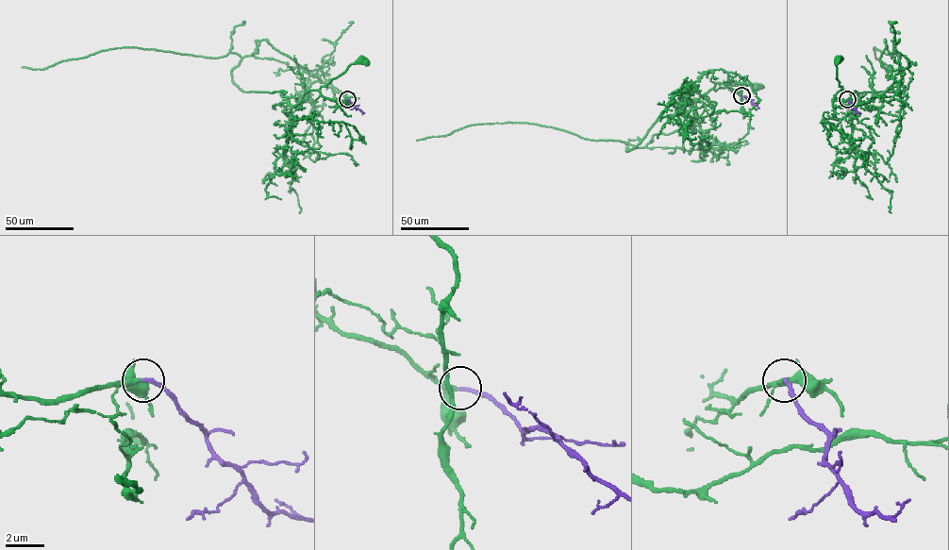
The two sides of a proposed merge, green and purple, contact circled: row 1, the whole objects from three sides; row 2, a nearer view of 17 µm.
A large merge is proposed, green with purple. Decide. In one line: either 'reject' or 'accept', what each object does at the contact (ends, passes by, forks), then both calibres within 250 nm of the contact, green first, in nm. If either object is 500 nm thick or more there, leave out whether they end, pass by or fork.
accept; green passes by; purple ends; calibres 300 and 200 nm

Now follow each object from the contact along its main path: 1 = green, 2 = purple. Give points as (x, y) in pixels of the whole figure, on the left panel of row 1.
1: (347, 99), (331, 100), (324, 97), (319, 90), (359, 58)
2: (347, 99), (364, 113)

